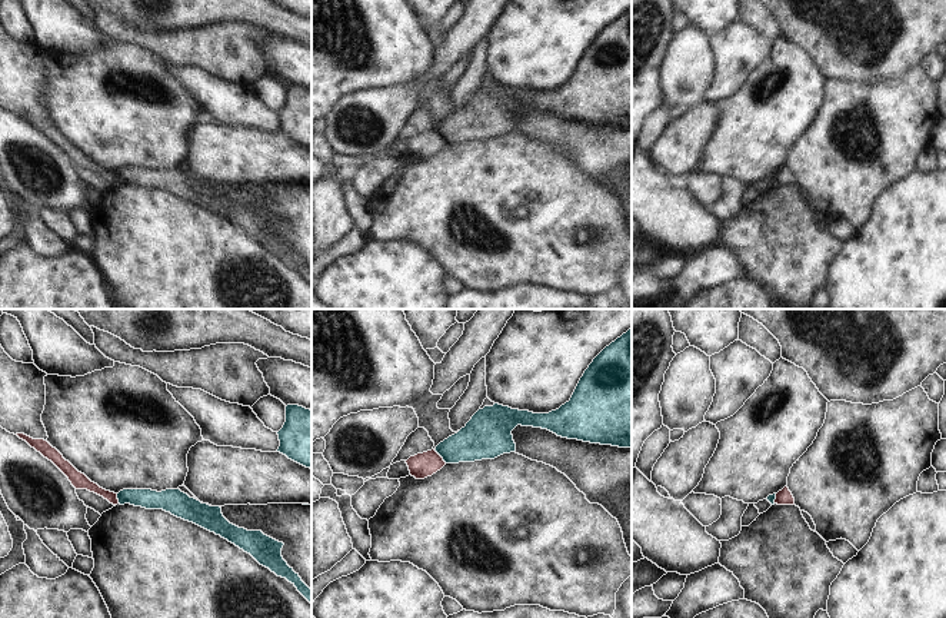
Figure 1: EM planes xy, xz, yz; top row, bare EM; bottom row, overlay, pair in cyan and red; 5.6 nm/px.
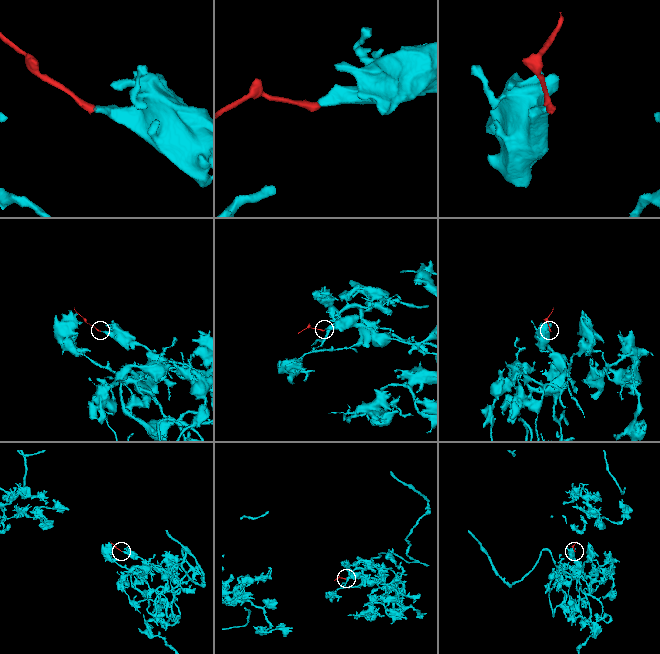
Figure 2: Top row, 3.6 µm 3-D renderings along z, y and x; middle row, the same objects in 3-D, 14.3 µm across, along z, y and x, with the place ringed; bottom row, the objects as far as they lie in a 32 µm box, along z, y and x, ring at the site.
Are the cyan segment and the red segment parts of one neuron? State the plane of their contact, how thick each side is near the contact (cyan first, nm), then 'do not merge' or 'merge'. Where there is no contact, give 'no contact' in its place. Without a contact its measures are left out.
contact in xz; calibres 220 and 140 nm; do not merge

